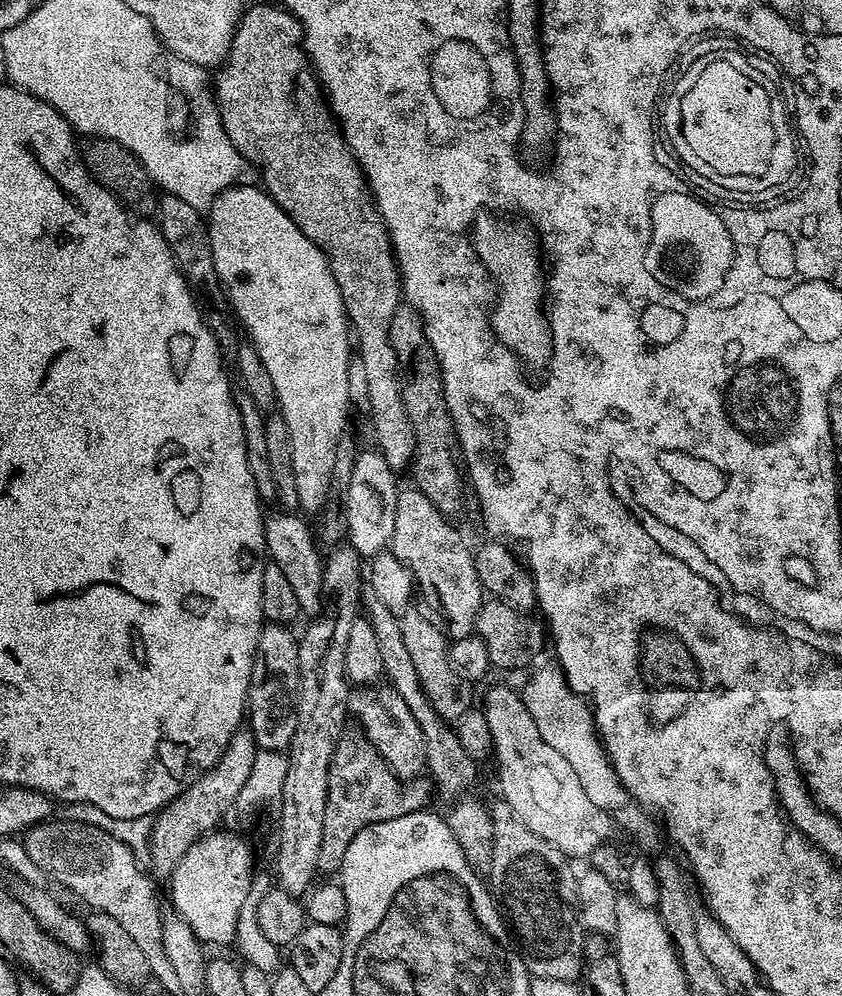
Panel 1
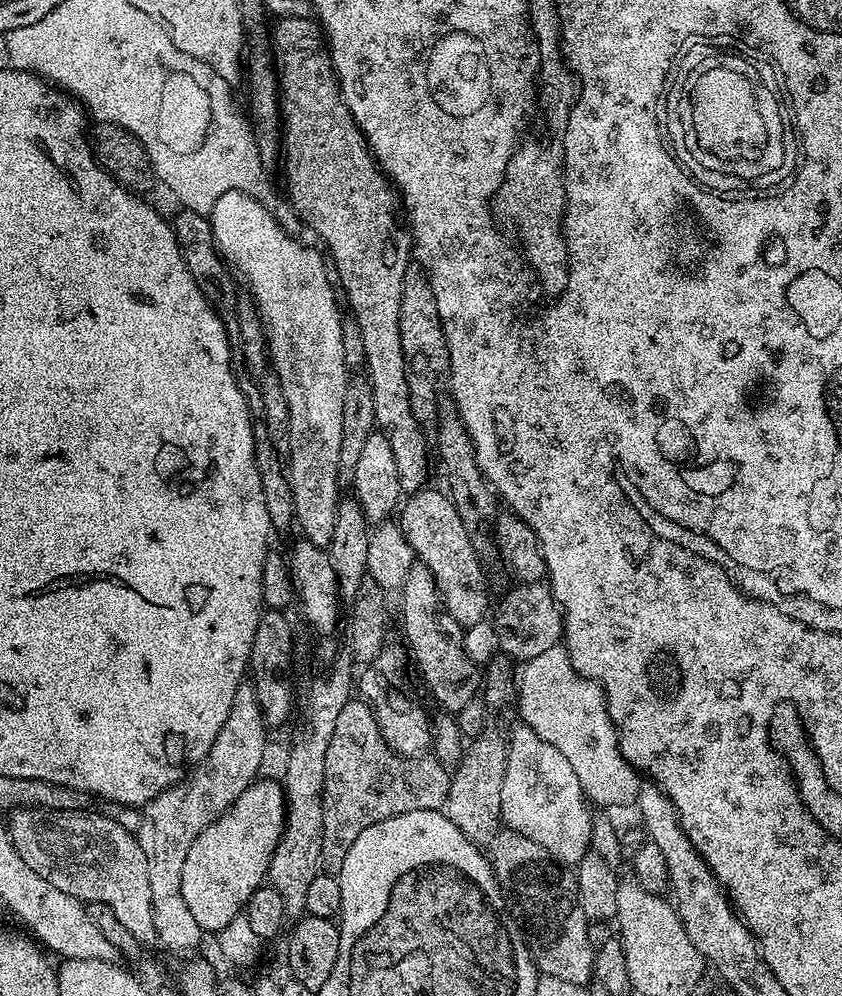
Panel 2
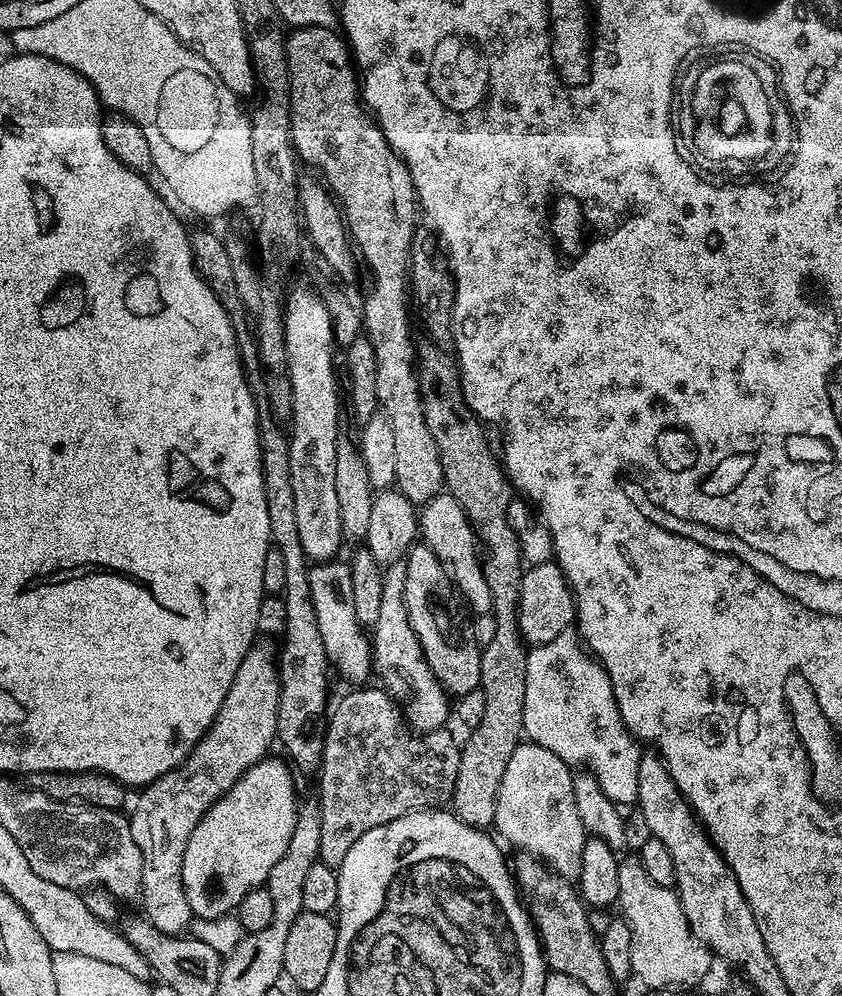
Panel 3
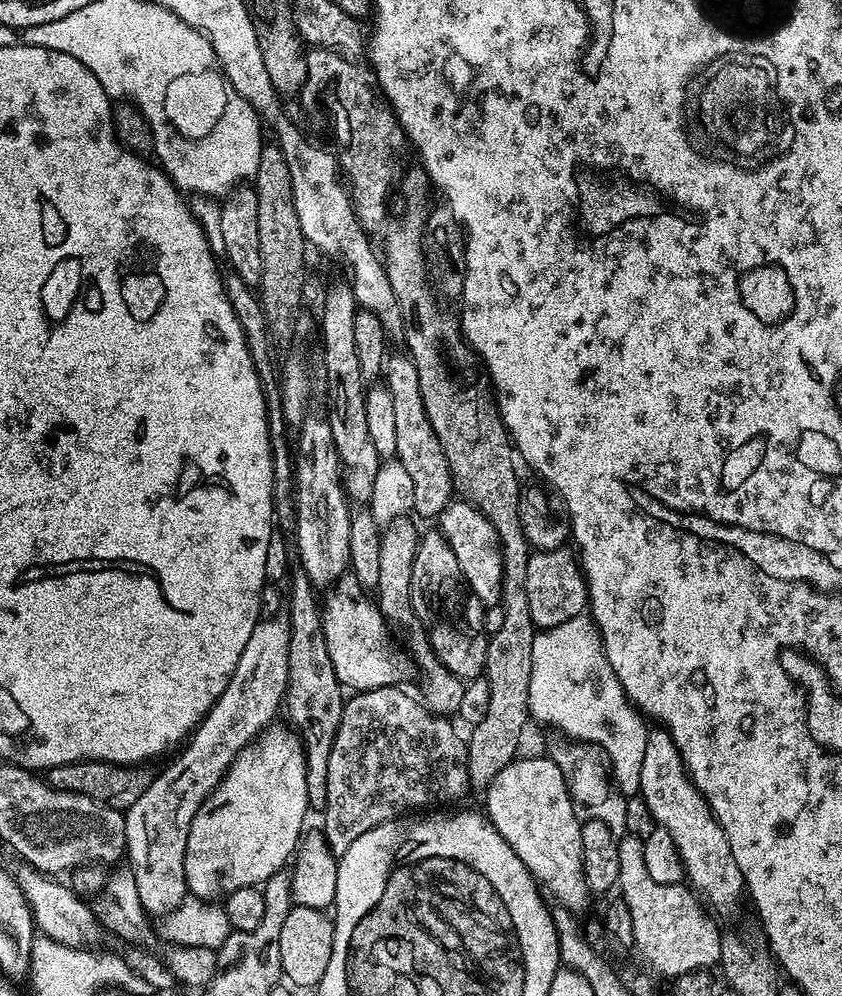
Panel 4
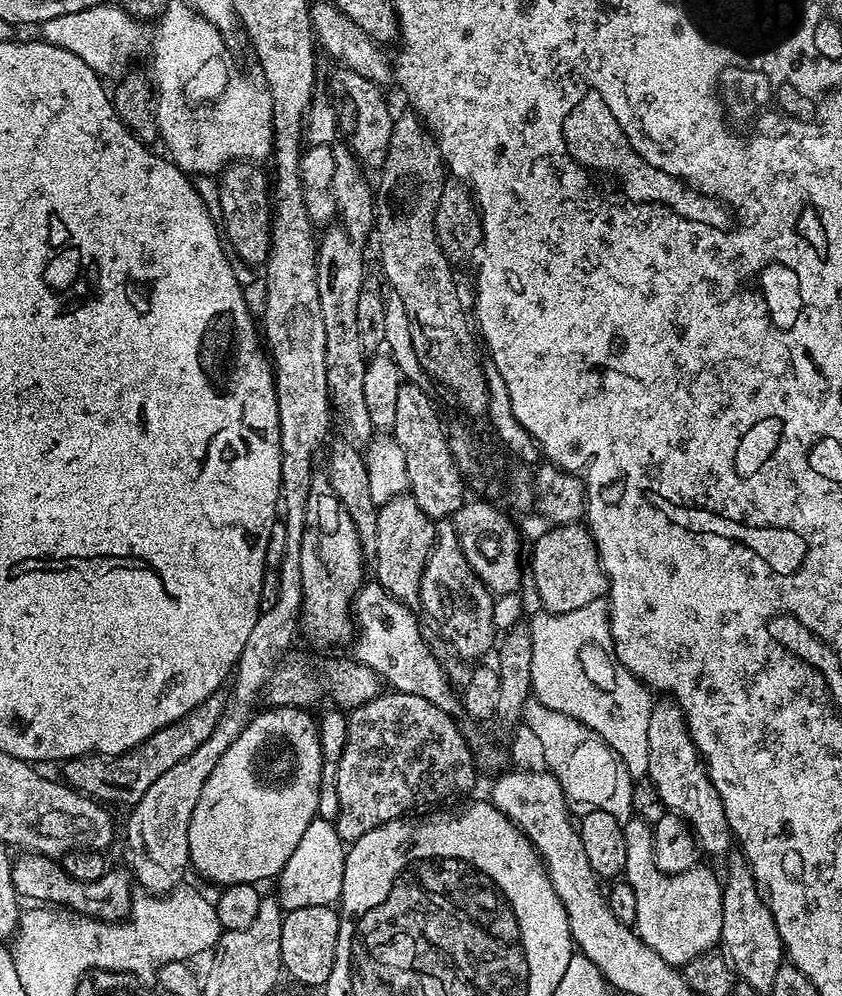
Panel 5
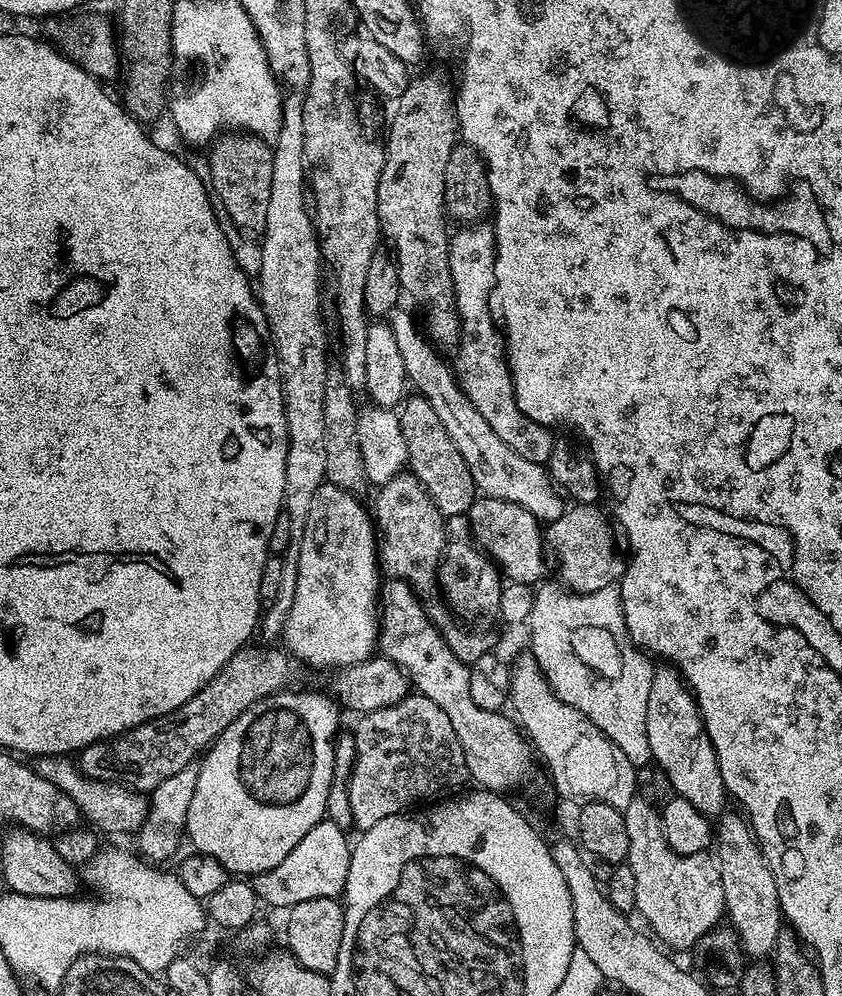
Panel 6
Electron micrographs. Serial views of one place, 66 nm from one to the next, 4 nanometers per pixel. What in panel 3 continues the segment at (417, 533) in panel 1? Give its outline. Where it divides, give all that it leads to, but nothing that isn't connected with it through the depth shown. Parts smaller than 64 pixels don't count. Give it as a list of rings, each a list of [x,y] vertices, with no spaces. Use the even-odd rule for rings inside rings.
[[[441,494],[419,509],[418,532],[423,543],[427,544],[430,550],[434,550],[434,554],[444,563],[451,583],[464,595],[464,600],[473,608],[473,613],[491,612],[490,586],[486,586],[476,532],[466,518],[462,506],[458,506],[453,496]]]

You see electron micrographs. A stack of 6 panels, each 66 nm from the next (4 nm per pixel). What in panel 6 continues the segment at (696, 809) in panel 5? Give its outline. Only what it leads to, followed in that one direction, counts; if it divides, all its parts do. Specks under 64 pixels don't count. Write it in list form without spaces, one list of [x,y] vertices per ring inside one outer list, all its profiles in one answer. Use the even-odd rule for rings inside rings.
[[[660,667],[653,671],[650,702],[646,702],[646,738],[650,742],[652,760],[664,771],[675,795],[690,802],[690,806],[697,808],[703,816],[719,817],[726,808],[726,793],[716,751],[704,729],[700,708],[692,689],[675,667]]]

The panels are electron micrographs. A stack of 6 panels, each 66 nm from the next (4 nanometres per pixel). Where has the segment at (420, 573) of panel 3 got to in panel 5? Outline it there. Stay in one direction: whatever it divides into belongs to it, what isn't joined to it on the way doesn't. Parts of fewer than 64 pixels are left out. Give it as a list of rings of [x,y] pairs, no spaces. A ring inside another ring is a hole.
[[[451,519],[436,524],[436,540],[428,555],[420,579],[419,607],[440,627],[444,640],[464,660],[476,660],[493,651],[498,640],[494,627],[494,597],[478,578],[478,574],[466,562],[462,554],[462,542],[458,542],[456,525]]]

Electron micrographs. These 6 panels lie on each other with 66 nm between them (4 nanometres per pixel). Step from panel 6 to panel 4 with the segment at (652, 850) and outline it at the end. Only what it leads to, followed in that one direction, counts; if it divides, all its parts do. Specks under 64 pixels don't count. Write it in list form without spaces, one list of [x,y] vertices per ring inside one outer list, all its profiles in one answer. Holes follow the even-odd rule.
[[[625,834],[618,840],[618,892],[630,906],[634,922],[634,948],[660,976],[675,978],[687,972],[711,969],[720,963],[722,931],[713,913],[687,883],[662,886],[646,871],[644,842]]]

